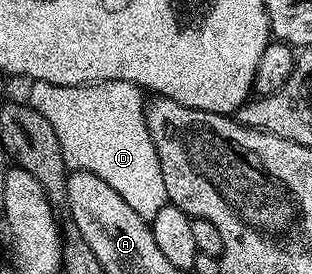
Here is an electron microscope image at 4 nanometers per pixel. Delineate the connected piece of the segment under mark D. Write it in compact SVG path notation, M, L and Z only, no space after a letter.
M34 81L29 86L28 102L50 122L52 129L56 129L56 137L70 171L94 173L100 177L100 181L112 185L112 189L116 189L116 193L128 201L129 207L136 209L136 213L140 213L140 217L147 221L154 219L156 213L166 207L168 200L164 189L164 173L160 173L160 157L156 157L156 145L152 145L152 137L148 133L146 103L141 87L128 81L85 83L75 87Z

